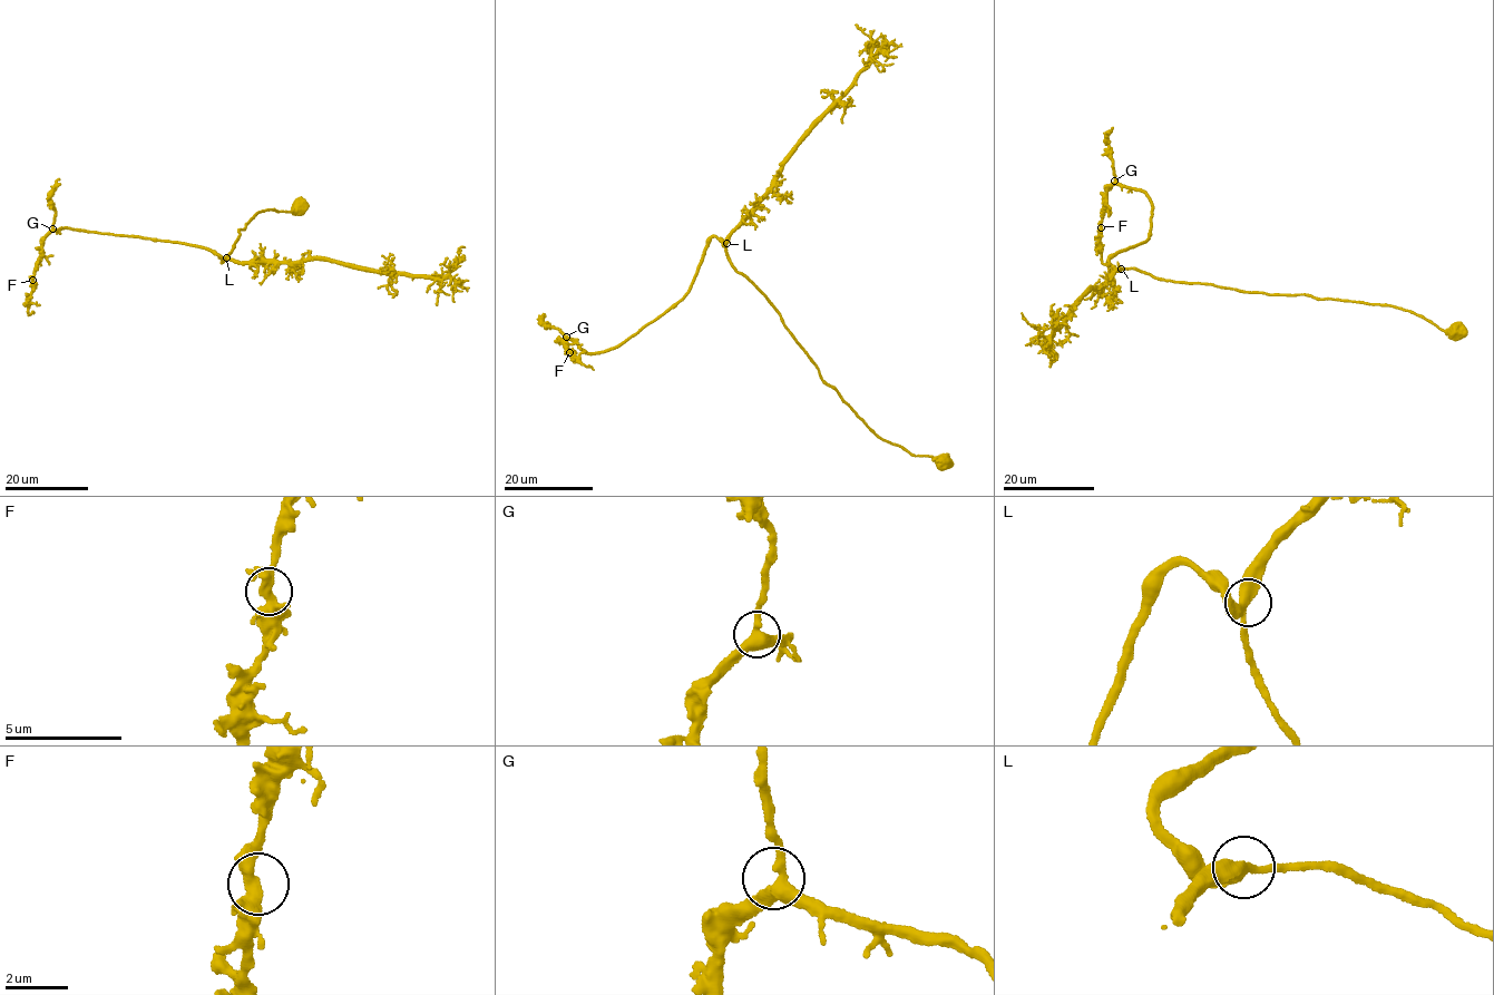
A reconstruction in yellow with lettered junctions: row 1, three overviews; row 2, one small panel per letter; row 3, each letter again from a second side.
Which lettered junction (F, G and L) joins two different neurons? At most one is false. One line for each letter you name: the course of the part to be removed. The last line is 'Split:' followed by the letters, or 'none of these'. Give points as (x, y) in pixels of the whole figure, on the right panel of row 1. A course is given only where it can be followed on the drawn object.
Split: none of these

